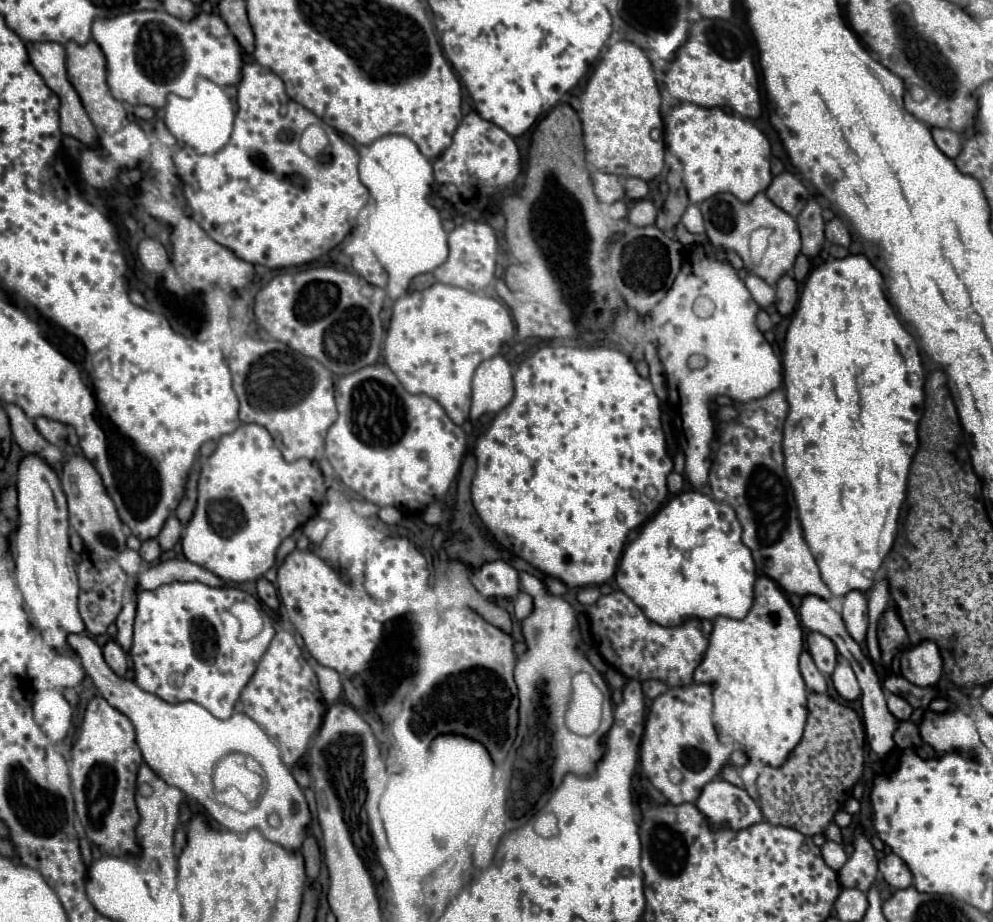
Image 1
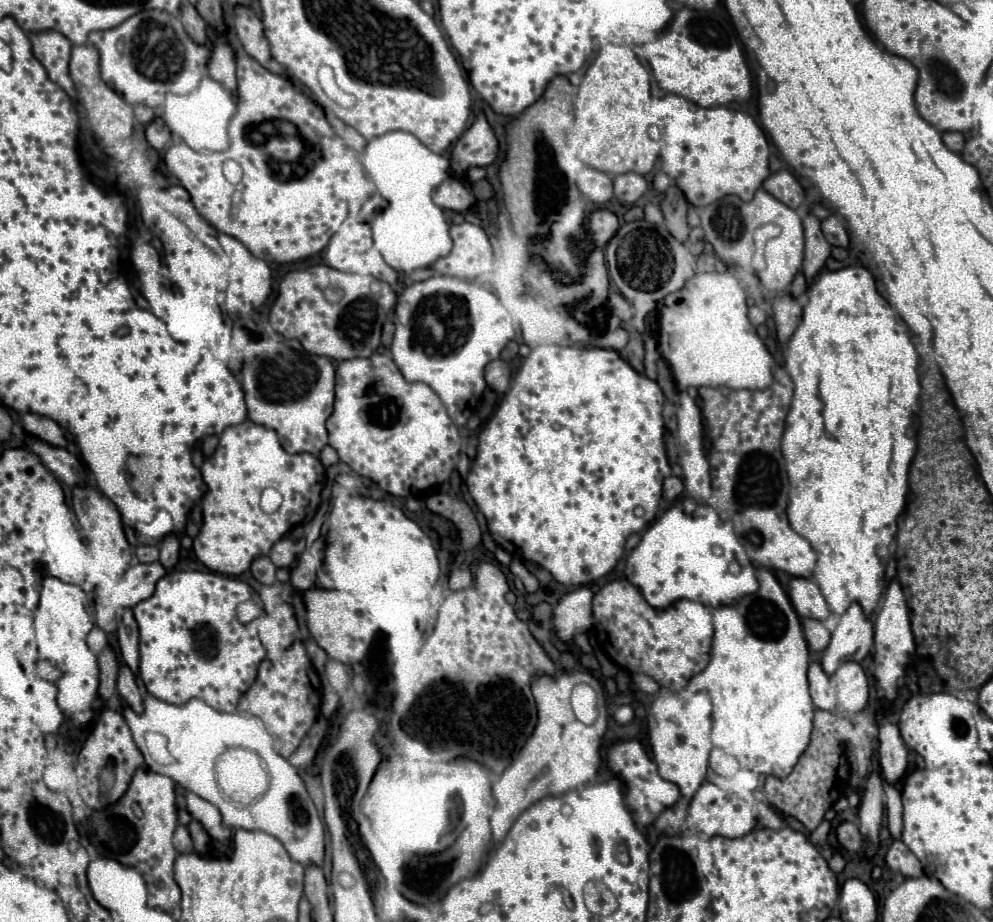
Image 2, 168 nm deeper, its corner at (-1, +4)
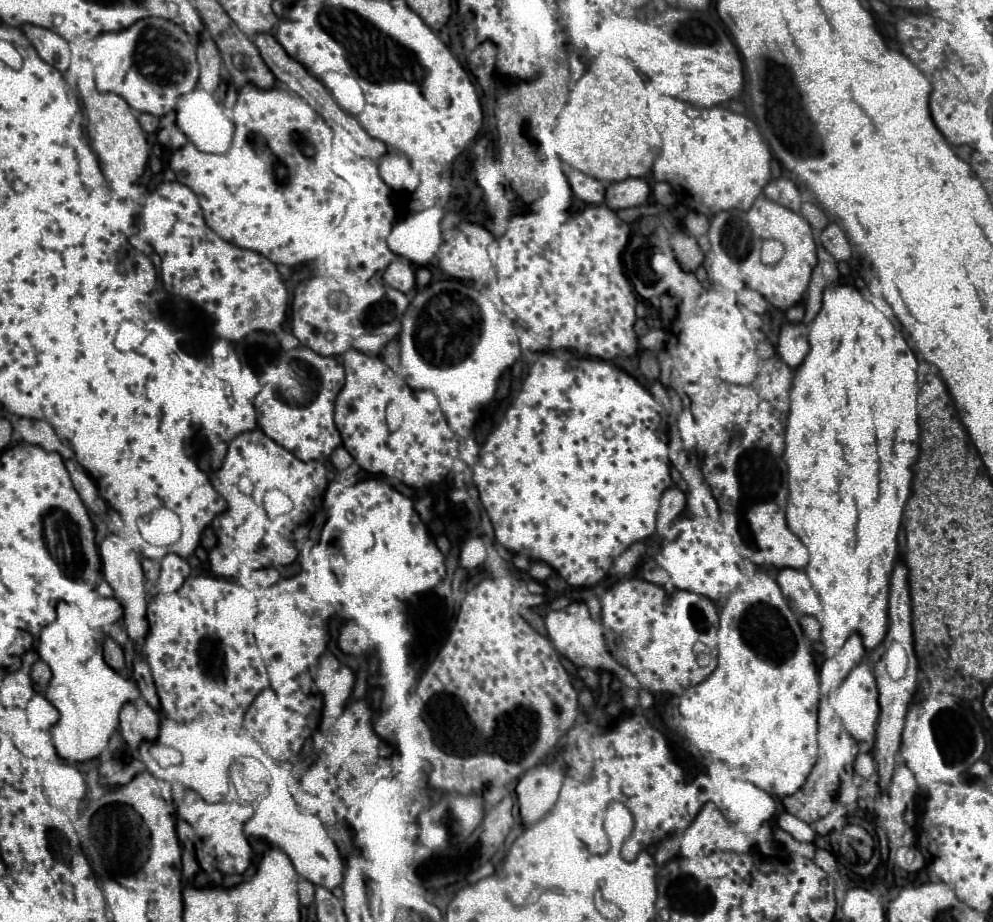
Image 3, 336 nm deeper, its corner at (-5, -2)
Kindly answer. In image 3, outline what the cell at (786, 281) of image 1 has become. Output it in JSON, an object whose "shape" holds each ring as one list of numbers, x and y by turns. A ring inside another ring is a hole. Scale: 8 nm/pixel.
{"shape":[[786,324,780,330,778,354,790,366,798,368,808,354,808,328,804,324]]}

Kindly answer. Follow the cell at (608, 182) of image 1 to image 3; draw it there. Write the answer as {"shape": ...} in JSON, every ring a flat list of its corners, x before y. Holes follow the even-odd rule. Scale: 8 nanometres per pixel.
{"shape":[[574,170,570,176,568,176,568,182,570,182,570,188,574,192,576,198,584,200,586,204,602,204,604,202,604,184,584,172,578,172]]}

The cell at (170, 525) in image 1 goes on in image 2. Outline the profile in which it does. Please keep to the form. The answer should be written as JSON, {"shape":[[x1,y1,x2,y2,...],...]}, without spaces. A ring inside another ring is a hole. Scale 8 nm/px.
{"shape":[[168,534,162,538,162,542,158,544,160,548,160,562,172,570,174,564,178,562,178,550,180,550,180,542,178,542,178,536,176,534]]}

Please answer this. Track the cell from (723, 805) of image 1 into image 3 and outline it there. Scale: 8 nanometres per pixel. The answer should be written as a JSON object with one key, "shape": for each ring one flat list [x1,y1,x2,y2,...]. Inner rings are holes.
{"shape":[[706,804,688,830,682,834,680,858,692,858,692,854,708,856,712,852,740,852,752,850,752,842,744,832,732,828,722,812,714,804]]}

